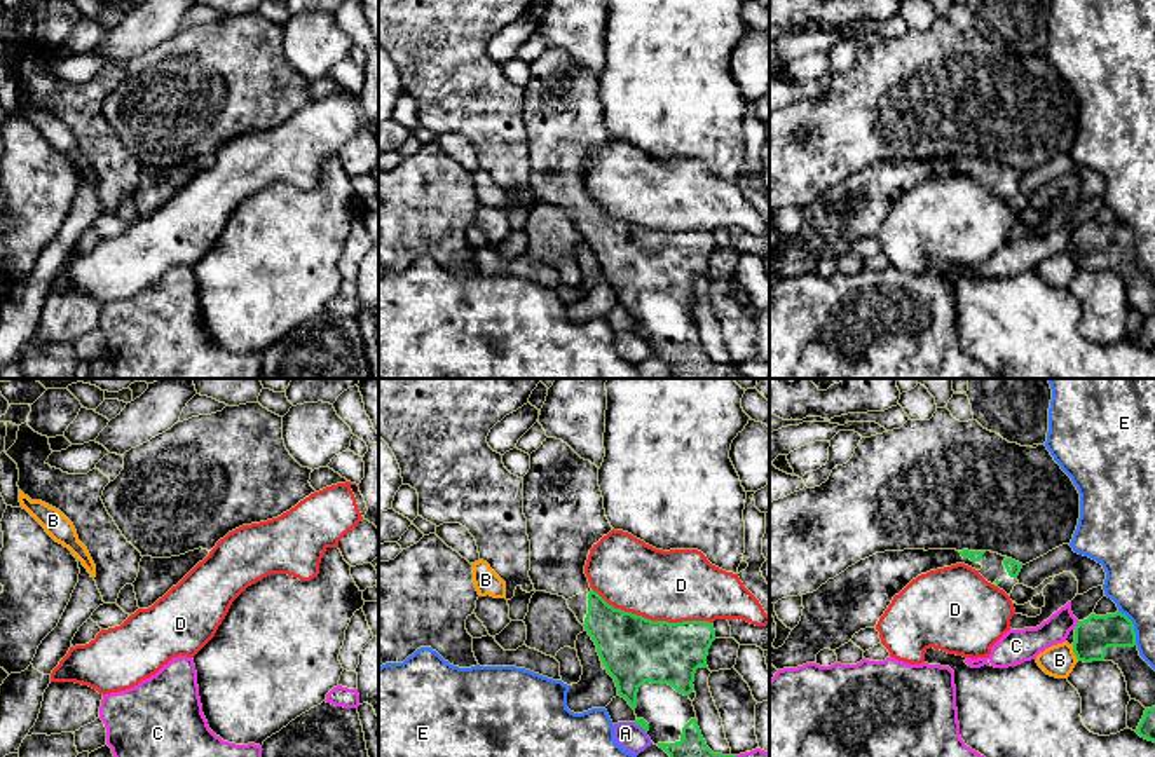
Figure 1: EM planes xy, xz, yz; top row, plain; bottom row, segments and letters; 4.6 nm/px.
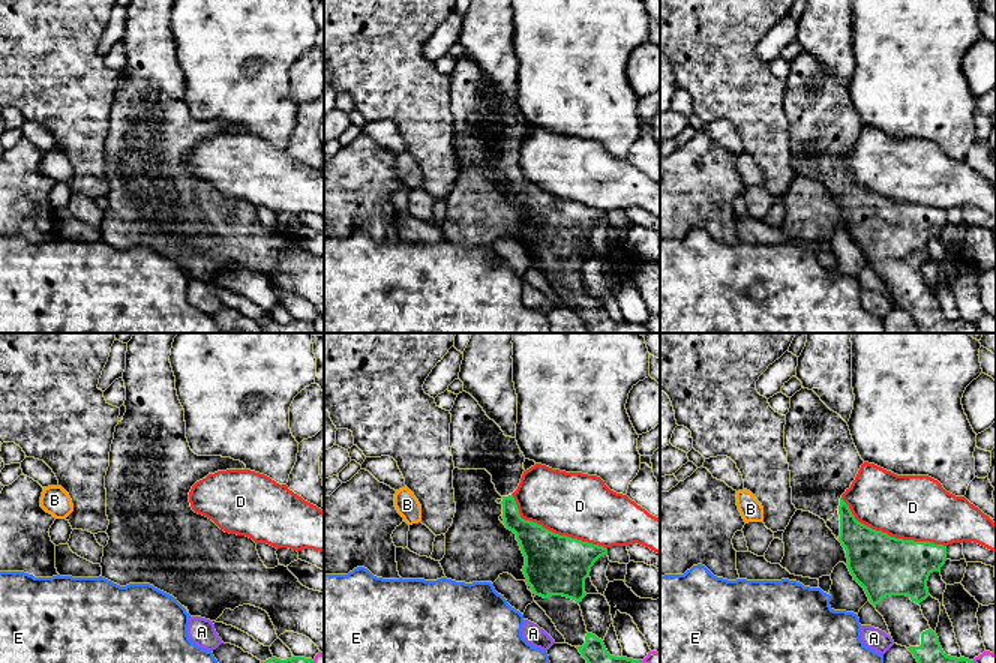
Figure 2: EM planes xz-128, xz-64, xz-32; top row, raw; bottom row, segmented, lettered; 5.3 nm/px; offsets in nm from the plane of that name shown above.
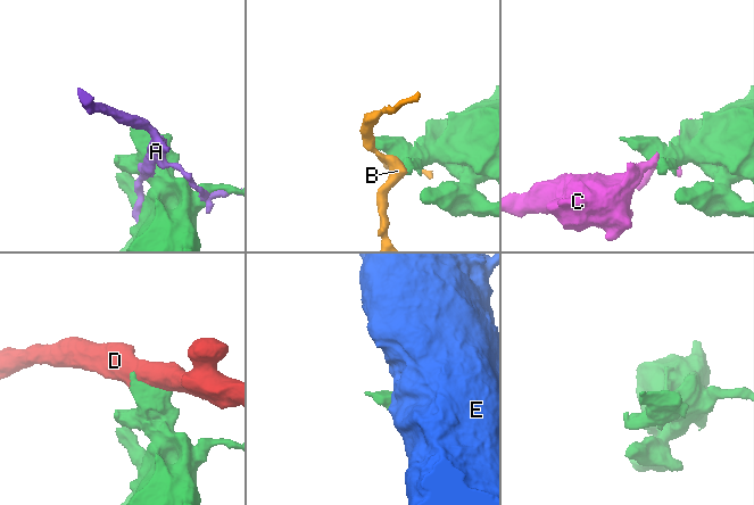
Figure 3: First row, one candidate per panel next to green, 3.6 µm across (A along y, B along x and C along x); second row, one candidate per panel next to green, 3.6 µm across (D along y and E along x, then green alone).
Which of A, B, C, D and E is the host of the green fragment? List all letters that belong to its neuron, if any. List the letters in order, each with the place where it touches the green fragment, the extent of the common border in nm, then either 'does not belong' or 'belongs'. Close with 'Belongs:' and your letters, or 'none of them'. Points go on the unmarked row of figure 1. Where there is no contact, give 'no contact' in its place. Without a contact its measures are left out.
A: xz (641, 335) | 80 nm | does not belong
B: yz (1073, 260) | 80 nm | does not belong
C: yz (1077, 234) | 50 nm | does not belong
D: xz (649, 229) | 600 nm | does not belong
E: yz (1133, 236) | 180 nm | does not belong
Belongs: none of them

